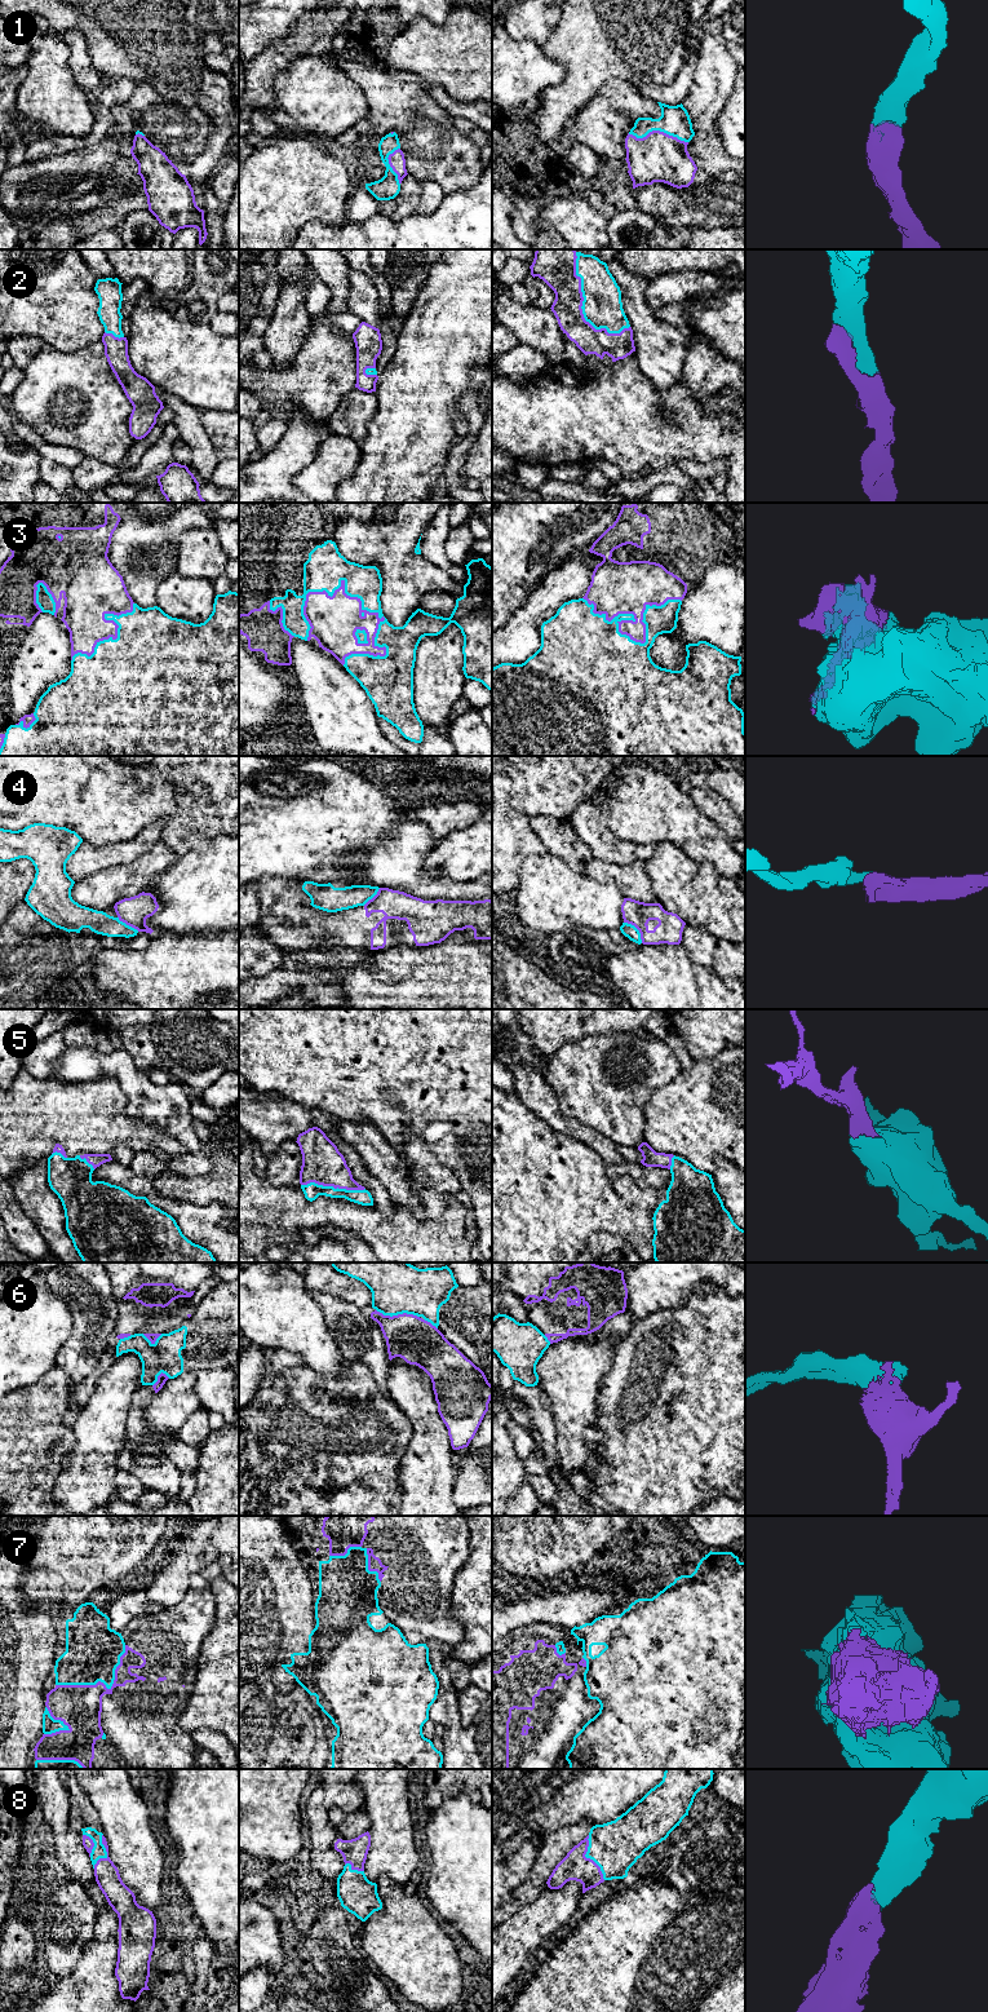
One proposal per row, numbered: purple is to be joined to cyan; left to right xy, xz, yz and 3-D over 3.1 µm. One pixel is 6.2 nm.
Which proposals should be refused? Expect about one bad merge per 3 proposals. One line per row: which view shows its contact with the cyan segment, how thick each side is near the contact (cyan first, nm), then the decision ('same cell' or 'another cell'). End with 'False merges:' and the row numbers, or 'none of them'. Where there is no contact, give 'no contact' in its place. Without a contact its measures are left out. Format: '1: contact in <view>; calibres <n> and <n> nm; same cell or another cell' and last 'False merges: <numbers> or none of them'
1: contact in yz; calibres 190 and 300 nm; same cell
2: contact in yz; calibres 240 and 200 nm; same cell
3: contact in xz; calibres 200 and 300 nm; same cell
4: contact in yz; calibres 90 and 160 nm; another cell
5: contact in xz; calibres 100 and 260 nm; same cell
6: contact in xz; calibres 320 and 280 nm; another cell
7: contact in xy; calibres 340 and 280 nm; another cell
8: contact in yz; calibres 320 and 180 nm; same cell
False merges: 4, 6, 7

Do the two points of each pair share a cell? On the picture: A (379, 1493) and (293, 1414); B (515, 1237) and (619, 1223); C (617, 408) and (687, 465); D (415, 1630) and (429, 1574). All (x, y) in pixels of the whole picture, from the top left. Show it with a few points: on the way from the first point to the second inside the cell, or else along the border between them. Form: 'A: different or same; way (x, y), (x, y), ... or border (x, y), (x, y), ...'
A: same; way (358, 1476), (314, 1435)
B: same; way (541, 1221), (593, 1221)
C: different; border (712, 460), (683, 458), (678, 461)
D: same; way (417, 1615), (417, 1588)

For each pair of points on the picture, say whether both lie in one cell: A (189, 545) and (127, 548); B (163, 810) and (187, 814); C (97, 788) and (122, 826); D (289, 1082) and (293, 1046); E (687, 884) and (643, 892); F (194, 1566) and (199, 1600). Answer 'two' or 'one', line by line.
A: two
B: two
C: one
D: one
E: two
F: two

